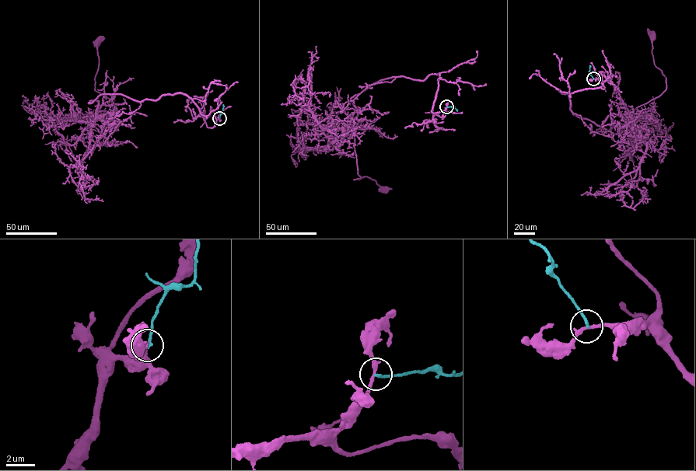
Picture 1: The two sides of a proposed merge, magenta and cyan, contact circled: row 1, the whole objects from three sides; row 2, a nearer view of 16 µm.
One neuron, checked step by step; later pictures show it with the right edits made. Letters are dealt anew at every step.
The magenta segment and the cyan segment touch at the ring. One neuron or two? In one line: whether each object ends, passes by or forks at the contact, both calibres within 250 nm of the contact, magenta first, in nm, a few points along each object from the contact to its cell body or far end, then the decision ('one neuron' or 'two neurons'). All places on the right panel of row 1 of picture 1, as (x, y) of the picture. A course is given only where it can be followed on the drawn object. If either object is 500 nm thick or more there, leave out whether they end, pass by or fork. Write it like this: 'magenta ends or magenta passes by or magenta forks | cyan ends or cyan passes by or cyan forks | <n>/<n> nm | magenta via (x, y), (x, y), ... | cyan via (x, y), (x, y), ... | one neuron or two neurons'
magenta passes by | cyan ends | 260/190 nm | magenta via (593, 78), (604, 87), (559, 90), (574, 114), (600, 127), (659, 96), (666, 78), (652, 36) | cyan via (593, 78), (589, 72), (589, 66) | two neurons

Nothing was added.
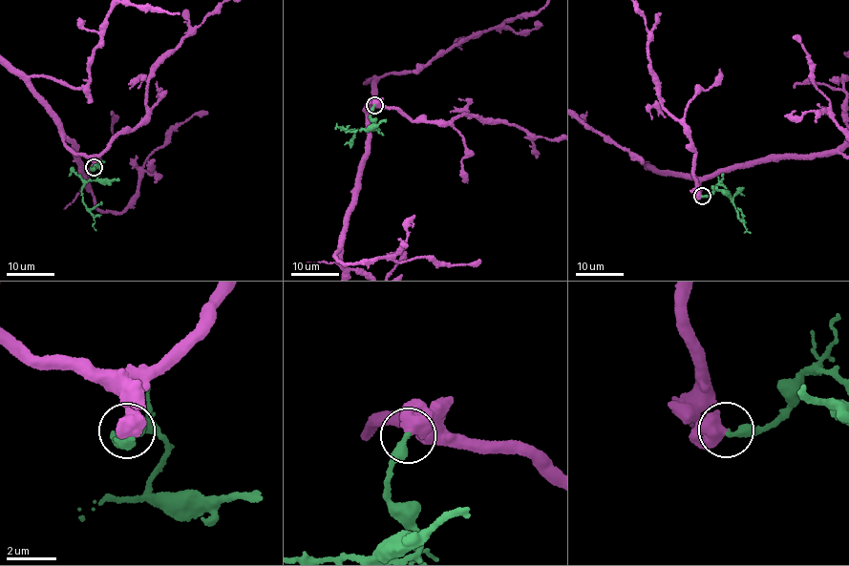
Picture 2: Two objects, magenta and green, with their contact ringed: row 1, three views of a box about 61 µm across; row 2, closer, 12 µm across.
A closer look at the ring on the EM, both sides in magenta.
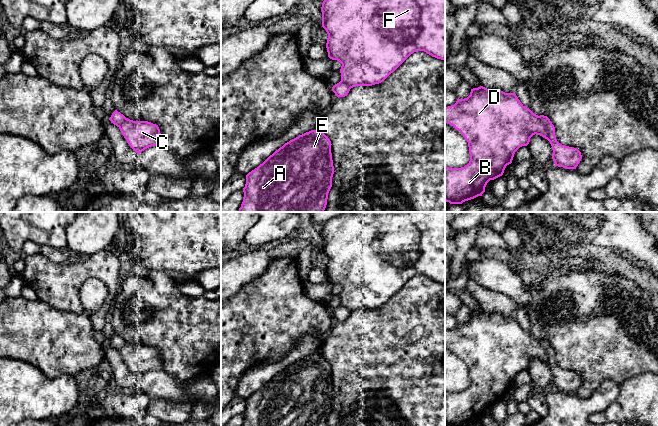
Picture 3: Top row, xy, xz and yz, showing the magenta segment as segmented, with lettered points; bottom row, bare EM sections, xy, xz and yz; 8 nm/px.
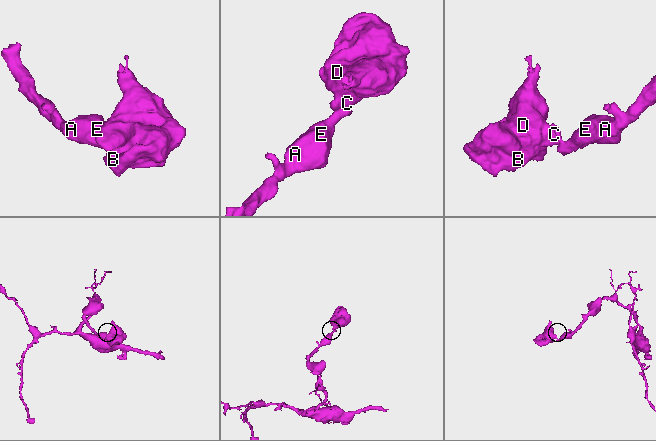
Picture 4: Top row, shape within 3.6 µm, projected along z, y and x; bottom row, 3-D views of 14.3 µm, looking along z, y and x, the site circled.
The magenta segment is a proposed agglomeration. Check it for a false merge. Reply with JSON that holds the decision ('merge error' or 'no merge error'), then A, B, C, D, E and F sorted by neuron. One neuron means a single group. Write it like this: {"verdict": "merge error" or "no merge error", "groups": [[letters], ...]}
{"verdict": "merge error", "groups": [["A", "E"], ["B", "C", "D", "F"]]}

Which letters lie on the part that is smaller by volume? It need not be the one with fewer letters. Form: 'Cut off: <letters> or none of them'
Cut off: B, C, D, F

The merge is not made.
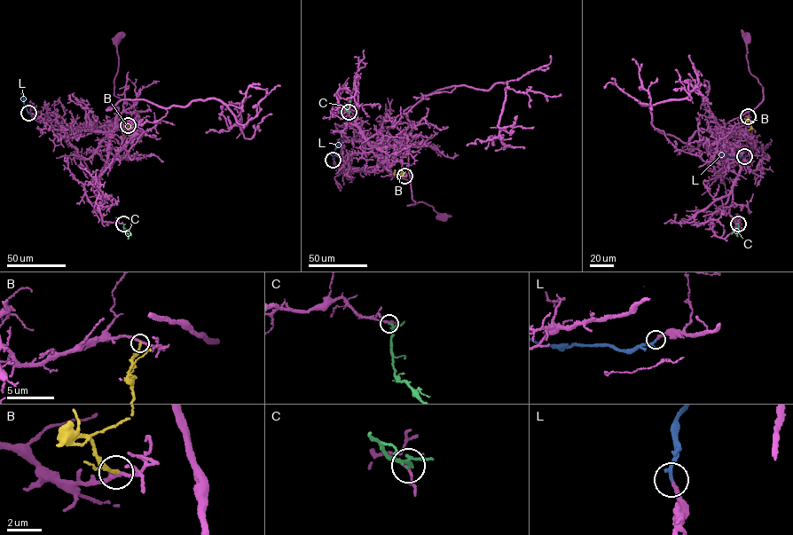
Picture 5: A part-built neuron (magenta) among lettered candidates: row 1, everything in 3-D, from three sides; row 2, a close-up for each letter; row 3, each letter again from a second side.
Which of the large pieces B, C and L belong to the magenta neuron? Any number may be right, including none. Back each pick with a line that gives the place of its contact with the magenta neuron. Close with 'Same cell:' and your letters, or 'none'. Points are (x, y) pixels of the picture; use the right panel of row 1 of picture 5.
L: contact (744, 156)
Same cell: L

